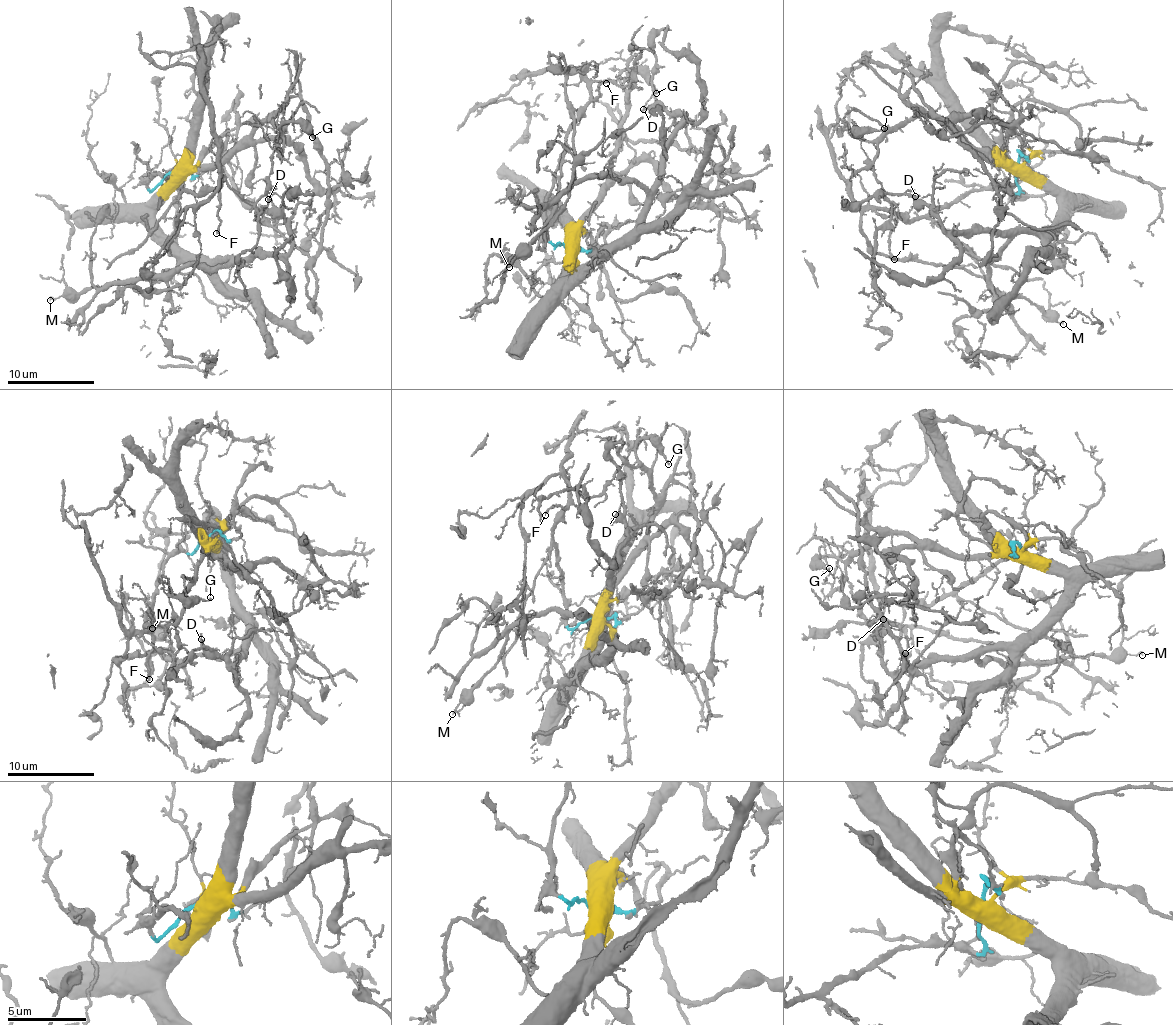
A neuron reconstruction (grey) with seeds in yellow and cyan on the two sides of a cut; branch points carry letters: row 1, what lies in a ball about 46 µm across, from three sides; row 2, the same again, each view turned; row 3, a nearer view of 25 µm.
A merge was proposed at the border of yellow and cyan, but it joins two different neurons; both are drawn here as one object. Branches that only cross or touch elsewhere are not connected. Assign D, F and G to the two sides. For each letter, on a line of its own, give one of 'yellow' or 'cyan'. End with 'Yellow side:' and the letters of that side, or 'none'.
D: yellow
F: cyan
G: yellow
Yellow side: D, G

